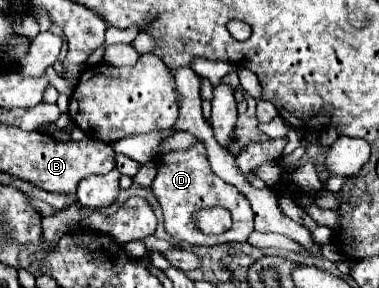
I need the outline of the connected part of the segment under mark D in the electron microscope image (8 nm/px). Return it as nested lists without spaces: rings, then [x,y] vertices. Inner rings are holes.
[[[202,142],[188,150],[180,152],[170,152],[164,156],[155,158],[158,162],[158,174],[154,178],[151,189],[164,212],[164,222],[166,222],[166,232],[178,240],[178,242],[188,242],[192,246],[214,246],[214,244],[228,244],[228,242],[246,242],[250,232],[254,230],[254,214],[250,210],[248,200],[230,184],[226,184],[222,178],[214,176],[208,160],[206,160],[206,150]],[[208,206],[222,206],[230,210],[232,214],[232,228],[224,234],[218,236],[204,236],[192,222],[192,214],[198,208],[208,208]]]

